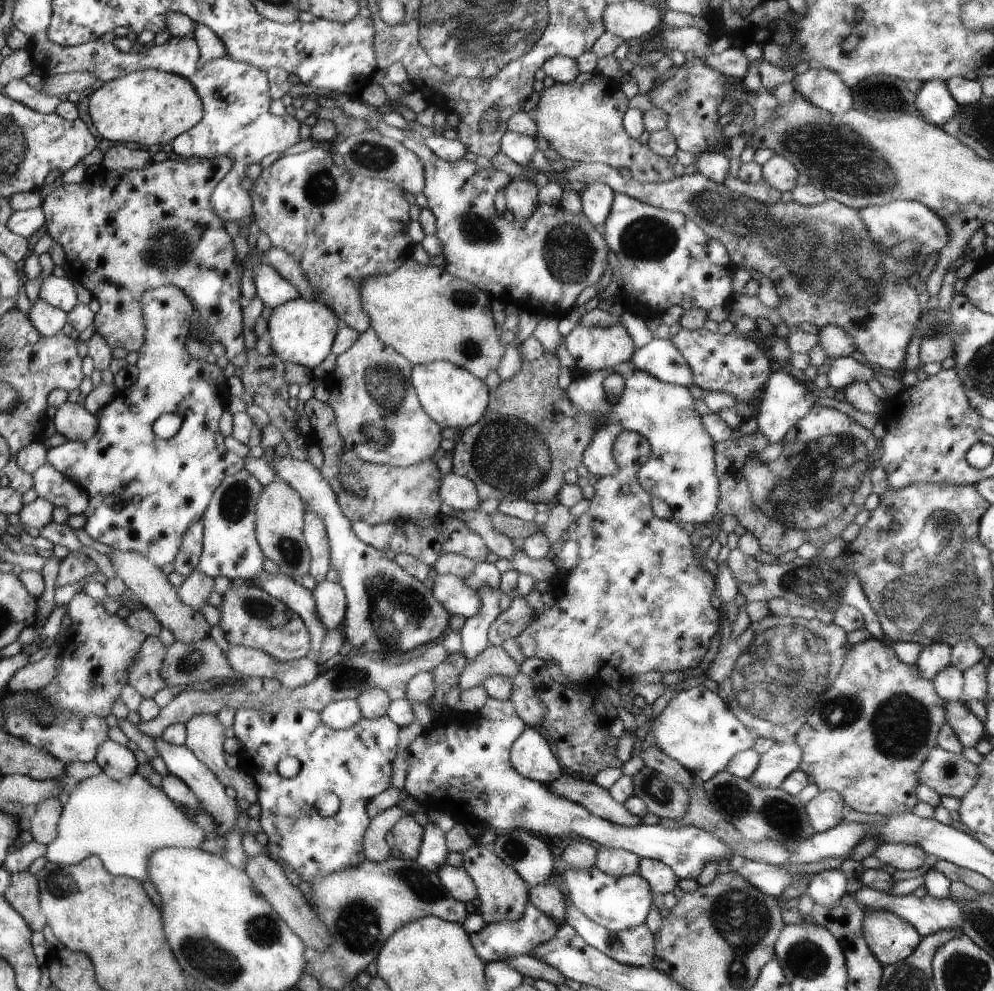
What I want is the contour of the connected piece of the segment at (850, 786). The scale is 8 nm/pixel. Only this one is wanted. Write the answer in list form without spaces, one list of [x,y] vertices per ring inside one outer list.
[[[870,638],[855,644],[847,656],[845,666],[842,667],[834,684],[825,692],[818,708],[814,711],[812,718],[798,731],[798,746],[804,752],[804,758],[801,760],[800,768],[809,776],[812,783],[820,791],[835,790],[842,795],[846,804],[846,809],[856,810],[856,812],[866,812],[868,814],[878,813],[887,815],[890,813],[912,813],[912,809],[919,803],[916,788],[920,784],[917,772],[921,770],[924,759],[930,754],[930,751],[937,746],[937,736],[940,734],[942,726],[946,723],[945,719],[945,700],[938,696],[933,682],[922,676],[922,672],[917,664],[906,664],[900,662],[893,649],[893,643],[880,639]]]

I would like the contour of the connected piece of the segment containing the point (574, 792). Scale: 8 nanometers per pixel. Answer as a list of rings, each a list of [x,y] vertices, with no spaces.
[[[566,772],[545,786],[554,794],[566,797],[574,804],[589,809],[594,816],[629,827],[641,824],[641,818],[627,811],[623,804],[616,802],[609,795],[608,789],[600,787],[594,781],[578,780]]]

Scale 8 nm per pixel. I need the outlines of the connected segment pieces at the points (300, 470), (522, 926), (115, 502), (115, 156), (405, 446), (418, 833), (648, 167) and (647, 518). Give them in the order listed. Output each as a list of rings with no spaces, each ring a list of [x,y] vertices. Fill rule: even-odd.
[[[289,454],[284,457],[275,456],[270,466],[275,471],[276,478],[297,490],[310,510],[323,520],[331,548],[331,566],[337,572],[337,583],[344,589],[347,600],[345,621],[341,626],[346,642],[365,653],[398,655],[414,650],[416,646],[434,644],[434,640],[442,640],[442,636],[446,637],[451,632],[450,611],[434,596],[430,582],[418,580],[418,577],[406,572],[396,560],[386,558],[386,552],[372,548],[354,534],[351,519],[342,512],[336,493],[319,469],[309,461],[292,458]]]
[[[530,902],[522,918],[517,921],[498,921],[487,923],[481,932],[472,934],[474,948],[478,956],[487,963],[501,960],[502,957],[513,957],[518,955],[529,955],[534,947],[550,940],[560,927],[549,919],[543,912],[540,912]]]
[[[162,285],[142,293],[141,308],[146,324],[144,346],[137,350],[135,364],[139,375],[132,386],[118,390],[115,397],[95,415],[100,424],[98,434],[85,441],[66,441],[47,450],[46,463],[54,465],[89,494],[89,503],[83,512],[84,532],[112,549],[130,551],[145,556],[161,569],[173,561],[180,550],[181,540],[188,526],[203,516],[213,492],[228,475],[246,468],[250,460],[229,451],[222,435],[222,416],[230,412],[230,391],[223,369],[211,359],[193,357],[186,350],[190,320],[196,306],[176,285]],[[170,412],[182,418],[182,428],[176,436],[162,440],[152,432],[152,424],[160,414]]]
[[[114,144],[103,156],[100,167],[114,174],[114,172],[140,170],[150,162],[152,162],[151,155],[146,150]]]
[[[372,327],[359,333],[353,346],[337,357],[335,370],[322,378],[322,382],[328,387],[334,382],[336,384],[330,389],[331,395],[327,403],[335,414],[341,449],[355,452],[360,459],[377,465],[409,467],[426,459],[433,460],[432,454],[438,450],[444,434],[441,432],[441,426],[438,426],[422,408],[412,383],[413,365],[397,349],[387,345]]]
[[[404,815],[391,828],[394,844],[403,858],[416,861],[420,852],[424,828],[414,819],[413,815]]]
[[[580,73],[572,83],[554,83],[540,92],[537,106],[530,112],[536,122],[539,134],[549,142],[549,148],[558,152],[561,158],[575,162],[600,162],[612,168],[628,168],[631,177],[641,183],[663,183],[674,176],[673,165],[667,157],[655,153],[641,140],[630,137],[622,128],[622,116],[628,110],[628,100],[622,90],[608,82],[600,73]]]
[[[622,431],[617,436],[616,442],[612,443],[612,452],[615,454],[615,471],[602,477],[594,484],[595,494],[590,501],[588,510],[577,518],[575,522],[575,531],[578,536],[579,555],[578,563],[569,571],[563,570],[558,580],[551,581],[552,594],[555,604],[549,608],[536,603],[533,619],[517,634],[516,644],[520,646],[525,658],[540,657],[544,662],[546,660],[555,661],[556,666],[560,668],[560,672],[572,684],[584,682],[584,680],[592,680],[596,678],[600,672],[606,678],[614,678],[618,680],[618,676],[622,678],[630,678],[632,674],[644,674],[648,671],[658,671],[660,674],[664,672],[674,672],[674,670],[687,670],[688,668],[696,668],[700,664],[700,660],[704,658],[704,654],[708,652],[710,640],[712,636],[718,632],[720,628],[720,614],[712,608],[712,590],[714,590],[714,578],[710,571],[703,567],[703,564],[694,557],[691,547],[691,538],[683,528],[680,528],[674,521],[656,518],[650,506],[650,493],[642,488],[641,481],[637,477],[639,468],[650,458],[652,448],[649,440],[634,431]],[[624,486],[630,486],[630,494],[622,494]]]

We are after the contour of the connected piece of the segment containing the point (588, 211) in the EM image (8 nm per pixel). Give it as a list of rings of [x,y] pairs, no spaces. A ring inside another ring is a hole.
[[[604,183],[586,184],[584,190],[579,193],[582,214],[592,224],[602,226],[606,217],[609,217],[614,193],[613,188]]]

